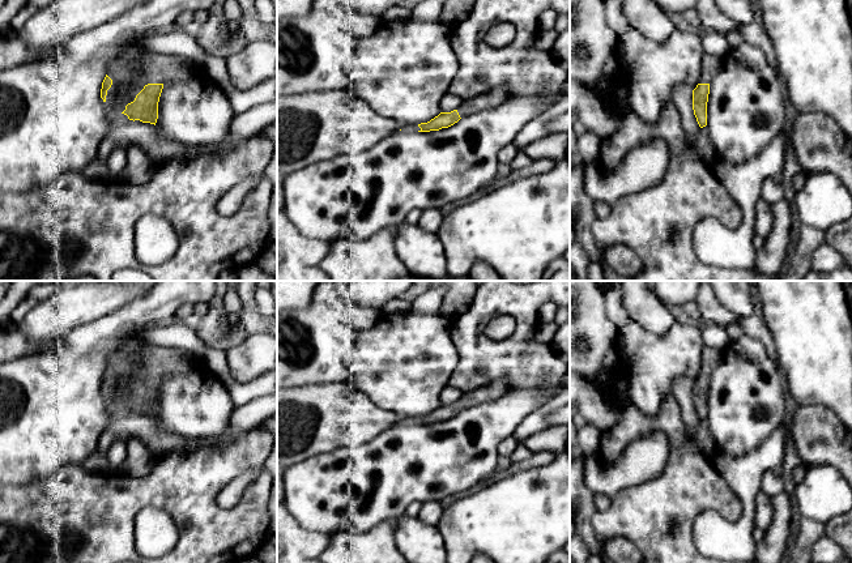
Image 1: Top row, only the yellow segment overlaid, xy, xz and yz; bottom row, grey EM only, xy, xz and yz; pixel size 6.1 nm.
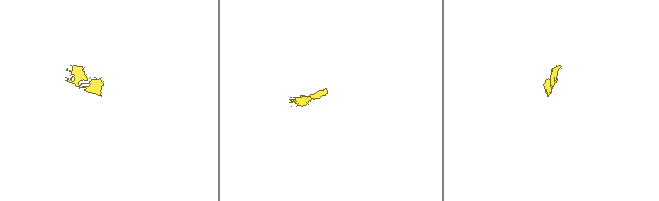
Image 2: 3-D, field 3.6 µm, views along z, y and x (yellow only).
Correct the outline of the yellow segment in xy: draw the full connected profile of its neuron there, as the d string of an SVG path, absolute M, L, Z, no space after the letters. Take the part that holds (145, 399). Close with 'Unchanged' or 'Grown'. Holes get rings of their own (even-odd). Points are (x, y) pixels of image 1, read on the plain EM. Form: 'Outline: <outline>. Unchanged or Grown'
Outline: M146 346L141 351L142 366L125 383L112 376L106 367L101 391L112 405L122 405L129 413L157 415L158 394L166 375L189 372L204 361L191 351L171 347Z. Grown

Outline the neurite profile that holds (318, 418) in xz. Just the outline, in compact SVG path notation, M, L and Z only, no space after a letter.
M353 383L277 388L277 504L285 500L284 474L291 465L325 452L363 444L400 419L395 411L379 408Z

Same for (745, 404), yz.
M747 334L730 341L721 350L720 363L710 376L707 422L716 451L741 456L758 448L778 430L784 418L785 401L779 368L768 357L766 346Z

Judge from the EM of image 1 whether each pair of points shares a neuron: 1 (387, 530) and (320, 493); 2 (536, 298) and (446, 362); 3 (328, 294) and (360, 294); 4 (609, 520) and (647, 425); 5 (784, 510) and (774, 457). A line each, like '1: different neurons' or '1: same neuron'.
1: different neurons
2: different neurons
3: different neurons
4: same neuron
5: different neurons

